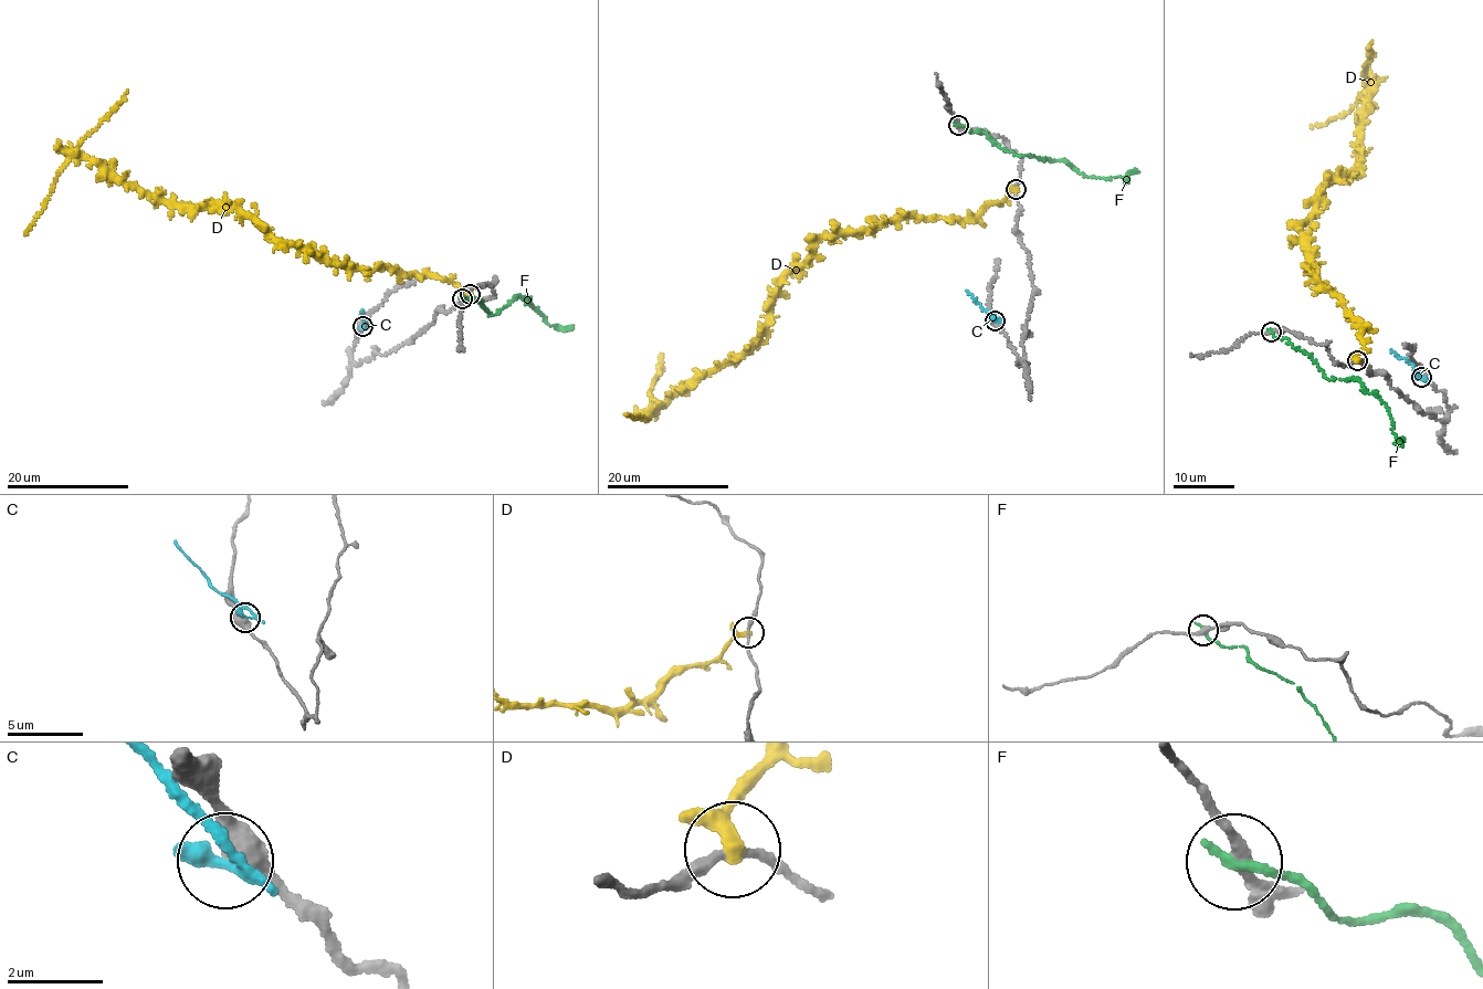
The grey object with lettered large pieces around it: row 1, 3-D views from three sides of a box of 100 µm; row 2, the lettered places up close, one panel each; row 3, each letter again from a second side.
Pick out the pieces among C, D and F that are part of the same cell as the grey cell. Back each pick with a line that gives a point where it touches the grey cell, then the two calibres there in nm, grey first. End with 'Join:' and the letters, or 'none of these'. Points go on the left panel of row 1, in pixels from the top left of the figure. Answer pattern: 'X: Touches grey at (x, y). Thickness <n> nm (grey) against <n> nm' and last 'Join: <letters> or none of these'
Join: none of these

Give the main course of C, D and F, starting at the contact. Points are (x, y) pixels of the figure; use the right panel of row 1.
C: (1421, 378), (1421, 372), (1389, 350)
D: (1357, 361), (1359, 321), (1317, 286), (1299, 228), (1320, 190), (1356, 164), (1369, 84), (1349, 108), (1310, 127)
F: (1271, 332), (1305, 351), (1327, 379), (1360, 382), (1385, 404), (1392, 421), (1391, 432), (1401, 444)

